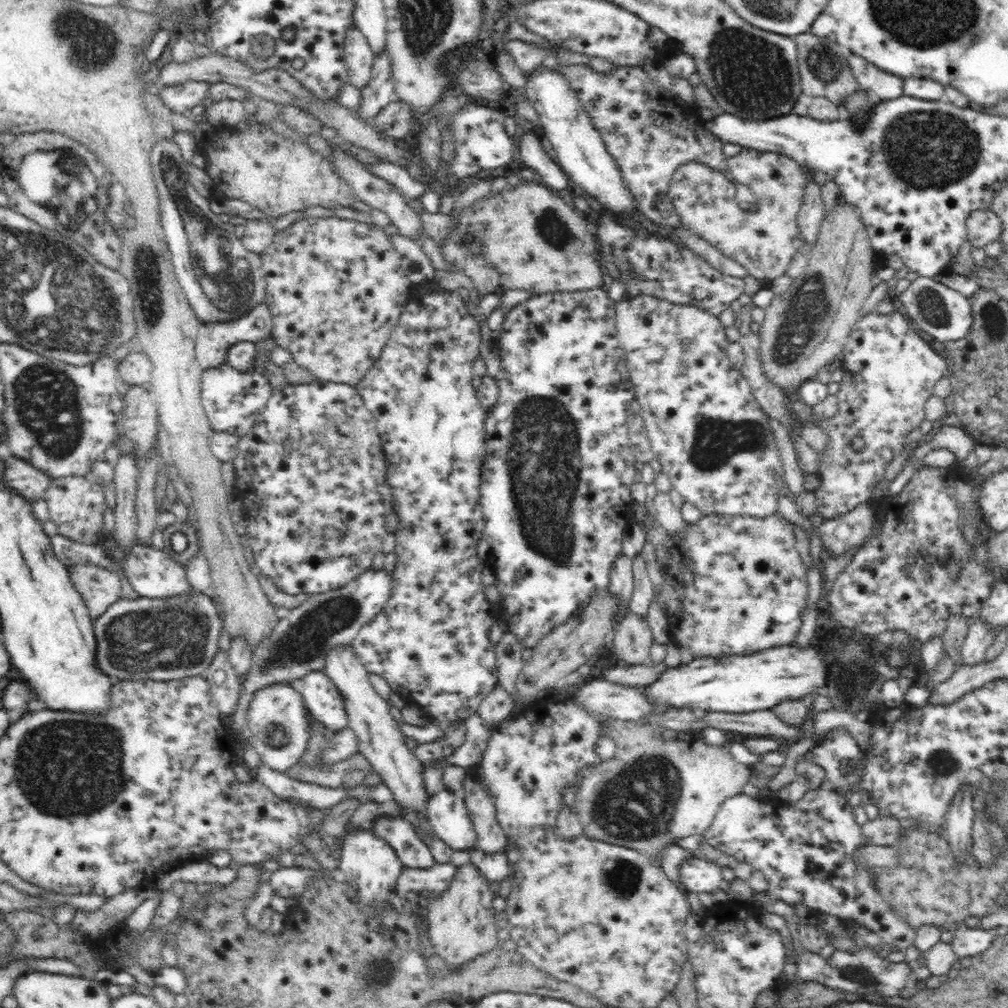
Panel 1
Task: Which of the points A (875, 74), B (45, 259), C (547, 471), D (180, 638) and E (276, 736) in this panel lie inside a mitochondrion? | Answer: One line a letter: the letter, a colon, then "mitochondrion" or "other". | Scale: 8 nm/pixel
A: other
B: mitochondrion
C: mitochondrion
D: mitochondrion
E: mitochondrion

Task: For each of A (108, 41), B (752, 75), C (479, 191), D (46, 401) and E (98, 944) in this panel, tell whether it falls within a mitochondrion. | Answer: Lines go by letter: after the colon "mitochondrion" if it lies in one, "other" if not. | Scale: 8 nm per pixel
A: mitochondrion
B: mitochondrion
C: other
D: mitochondrion
E: other

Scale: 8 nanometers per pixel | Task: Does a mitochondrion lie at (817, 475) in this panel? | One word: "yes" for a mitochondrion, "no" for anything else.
no

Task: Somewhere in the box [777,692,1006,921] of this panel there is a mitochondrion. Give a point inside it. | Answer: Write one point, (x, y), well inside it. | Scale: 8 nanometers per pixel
(942, 762)

